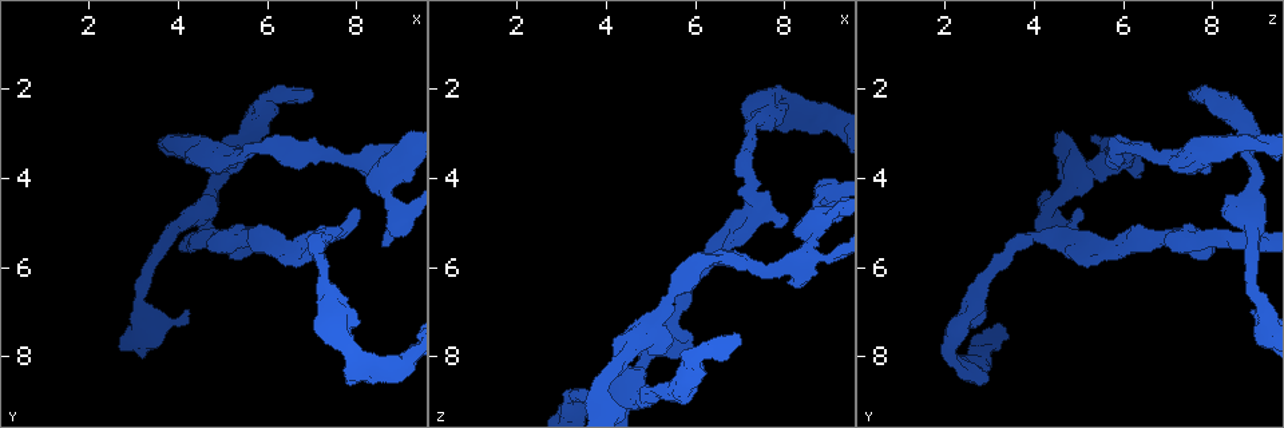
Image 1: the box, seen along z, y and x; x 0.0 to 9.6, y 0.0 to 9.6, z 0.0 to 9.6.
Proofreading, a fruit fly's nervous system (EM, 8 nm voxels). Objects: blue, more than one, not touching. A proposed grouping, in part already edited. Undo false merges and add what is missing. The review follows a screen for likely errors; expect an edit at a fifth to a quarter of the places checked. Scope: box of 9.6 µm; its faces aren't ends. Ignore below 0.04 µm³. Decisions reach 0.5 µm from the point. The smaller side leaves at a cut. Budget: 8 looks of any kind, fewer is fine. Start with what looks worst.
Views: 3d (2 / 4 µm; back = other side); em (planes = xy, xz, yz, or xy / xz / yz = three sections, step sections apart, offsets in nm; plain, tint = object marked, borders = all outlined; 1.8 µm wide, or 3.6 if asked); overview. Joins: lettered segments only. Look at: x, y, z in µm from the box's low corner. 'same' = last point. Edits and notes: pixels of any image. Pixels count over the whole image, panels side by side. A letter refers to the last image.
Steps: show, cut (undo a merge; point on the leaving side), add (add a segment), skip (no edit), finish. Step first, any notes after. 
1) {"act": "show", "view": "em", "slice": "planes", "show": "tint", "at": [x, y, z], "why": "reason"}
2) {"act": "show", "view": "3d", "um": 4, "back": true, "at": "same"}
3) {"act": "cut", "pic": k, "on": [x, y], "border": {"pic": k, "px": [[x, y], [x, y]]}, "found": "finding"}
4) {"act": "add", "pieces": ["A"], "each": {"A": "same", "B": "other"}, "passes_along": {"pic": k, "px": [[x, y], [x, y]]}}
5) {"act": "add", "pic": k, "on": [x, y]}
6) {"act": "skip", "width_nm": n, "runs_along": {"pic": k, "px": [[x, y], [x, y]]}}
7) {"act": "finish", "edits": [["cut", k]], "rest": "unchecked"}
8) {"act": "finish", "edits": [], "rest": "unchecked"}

{"act": "show", "view": "3d", "um": 4, "at": [8.25, 3.50, 5.70], "why": "two arms in line, one across"}

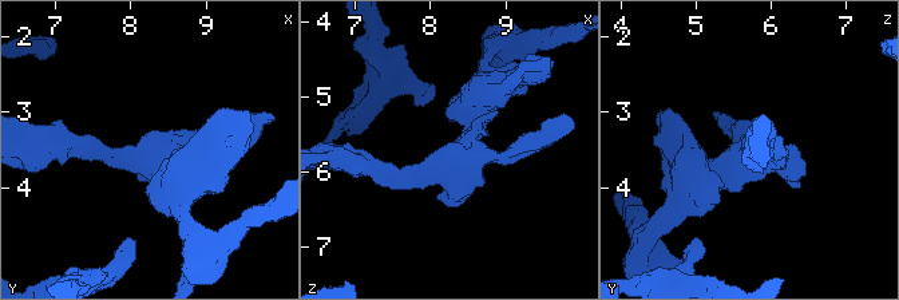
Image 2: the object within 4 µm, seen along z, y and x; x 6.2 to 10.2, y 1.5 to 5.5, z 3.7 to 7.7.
{"act": "show", "view": "em", "slice": "xz", "step": 8, "show": "borders", "at": [8.35, 3.50, 5.75], "why": "now the EM"}

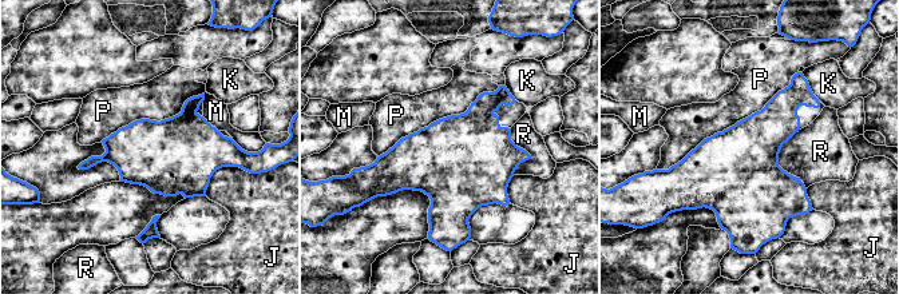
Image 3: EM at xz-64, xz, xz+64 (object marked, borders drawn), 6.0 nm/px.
{"act": "skip", "each": {"J": "other", "K": "other", "M": "other", "P": "other", "R": "other"}, "border": {"pic": 3, "px": [[799, 128], [779, 165], [806, 189]]}, "found": "all the same neuron"}

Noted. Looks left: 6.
{"act": "show", "view": "3d", "um": 2, "at": [8.55, 8.00, 2.30], "why": "an open end"}

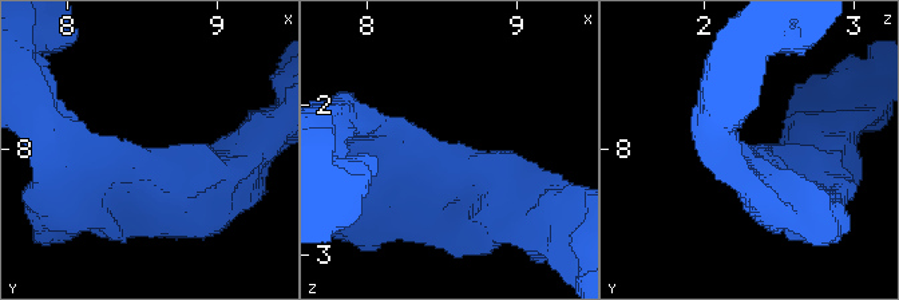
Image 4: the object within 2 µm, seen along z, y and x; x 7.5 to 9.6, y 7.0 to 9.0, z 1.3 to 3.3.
{"act": "show", "view": "em", "slice": "planes", "show": "borders", "at": [8.50, 8.00, 2.30]}

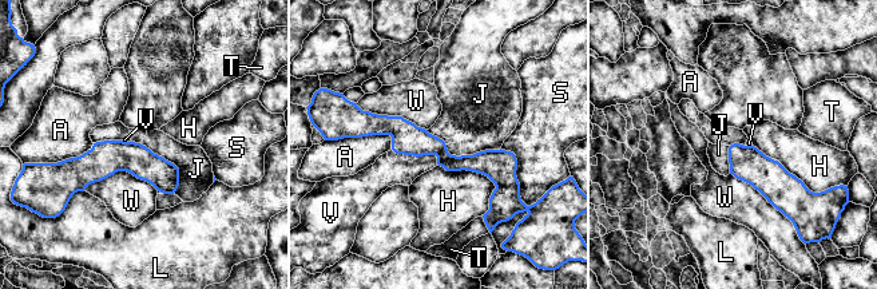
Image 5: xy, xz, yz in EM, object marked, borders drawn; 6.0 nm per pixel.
{"act": "skip", "each": {"A": "other", "H": "other", "J": "other", "L": "other", "S": "other", "T": "other", "V": "other", "W": "other"}, "border": {"pic": 5, "px": [[408, 154], [435, 155], [437, 163]]}, "found": "none of them fits"}

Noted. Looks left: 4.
{"act": "show", "view": "3d", "um": 4, "at": [3.50, 7.35, 9.20], "why": "calibre changes"}

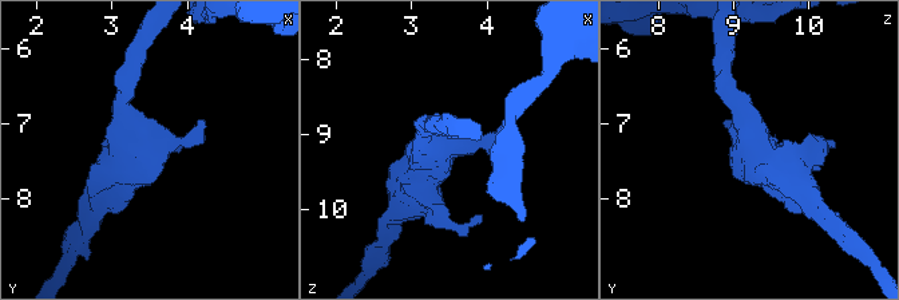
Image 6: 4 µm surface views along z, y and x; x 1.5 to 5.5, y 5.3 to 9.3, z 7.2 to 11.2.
{"act": "show", "view": "em", "slice": "xz", "step": 8, "show": "tint", "at": [3.45, 7.30, 9.15], "why": "now the EM"}

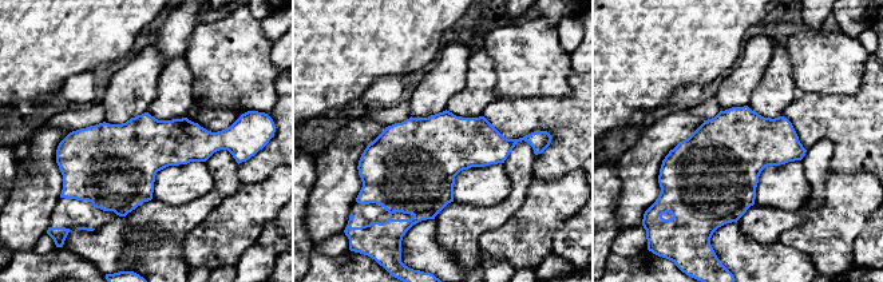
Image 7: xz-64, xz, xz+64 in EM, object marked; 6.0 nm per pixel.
{"act": "show", "view": "em", "slice": "planes", "show": "borders", "at": "same"}

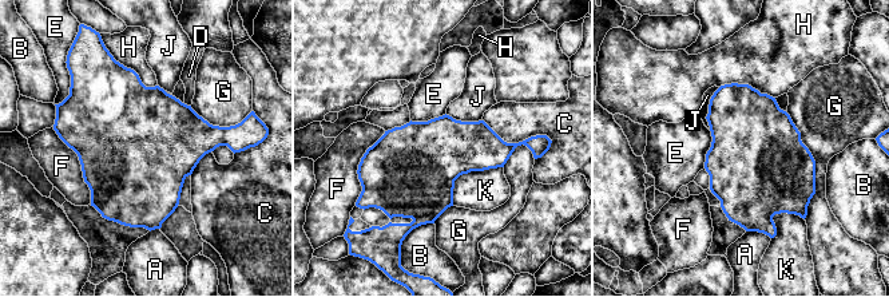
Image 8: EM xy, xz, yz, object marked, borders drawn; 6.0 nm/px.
{"act": "skip", "width_nm": 480, "longest_contact_nm": ["G", 600], "each": {"A": "other", "B": "other", "C": "other", "D": "other", "E": "other", "F": "other", "G": "other", "H": "other", "J": "other", "K": "other"}, "found": "all the same neuron"}

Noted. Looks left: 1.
{"act": "finish", "edits": [], "rest": "unchecked"}

